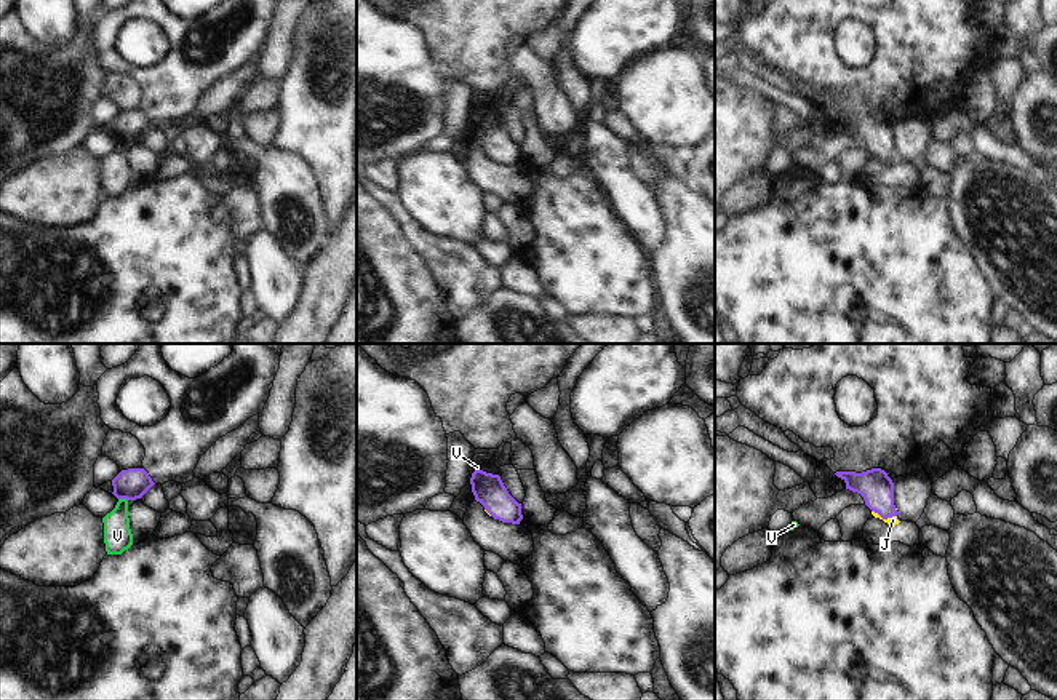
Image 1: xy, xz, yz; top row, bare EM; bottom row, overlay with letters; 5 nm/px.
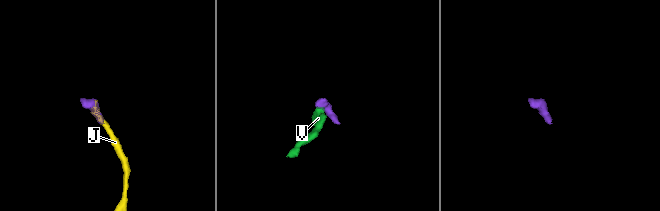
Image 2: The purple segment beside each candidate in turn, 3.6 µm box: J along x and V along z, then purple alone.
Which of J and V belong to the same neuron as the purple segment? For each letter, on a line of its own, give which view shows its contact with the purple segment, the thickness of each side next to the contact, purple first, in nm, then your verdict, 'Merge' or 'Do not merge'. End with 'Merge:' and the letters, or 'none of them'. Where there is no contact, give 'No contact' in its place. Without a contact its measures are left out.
J: Touches purple in yz. Thickness 170 nm (purple) against 40 nm. Merge
V: Touches purple in xy. Thickness 160 nm (purple) against 140 nm. Do not merge
Merge: J.

